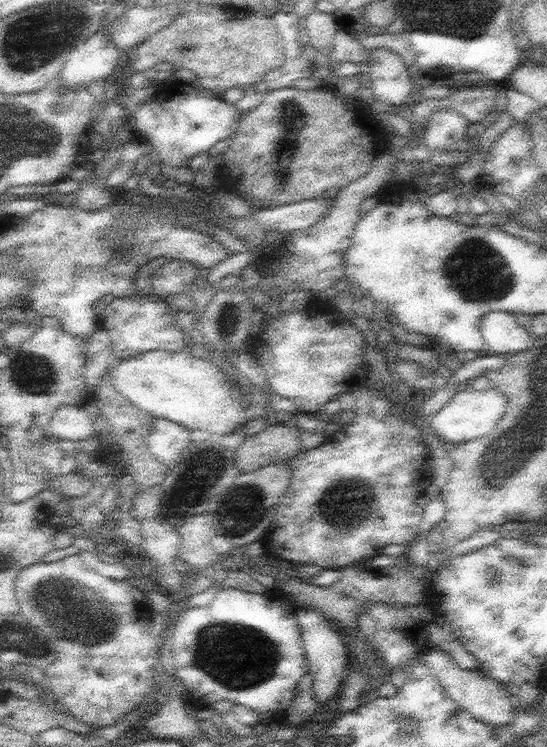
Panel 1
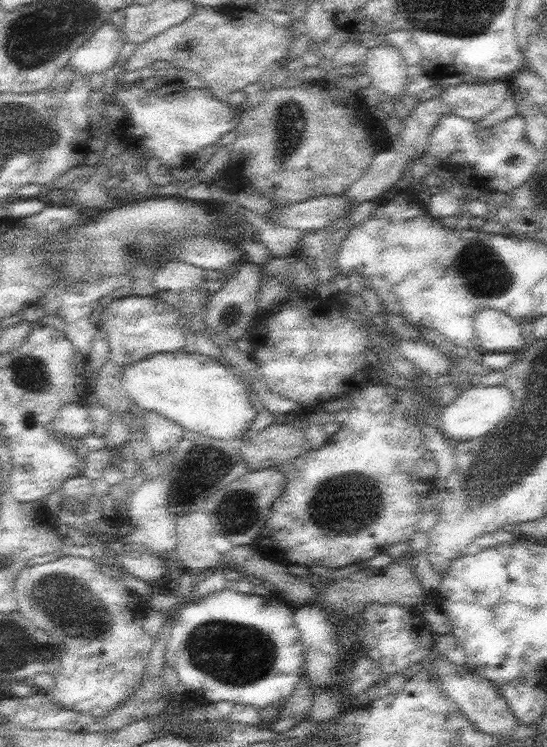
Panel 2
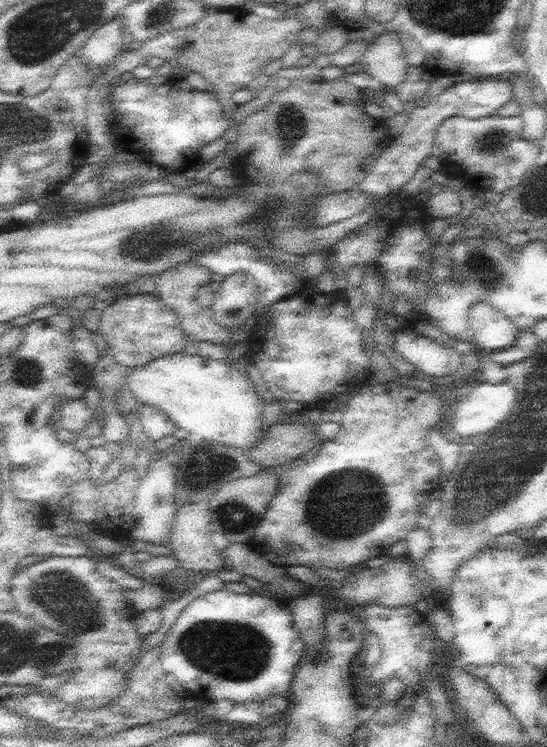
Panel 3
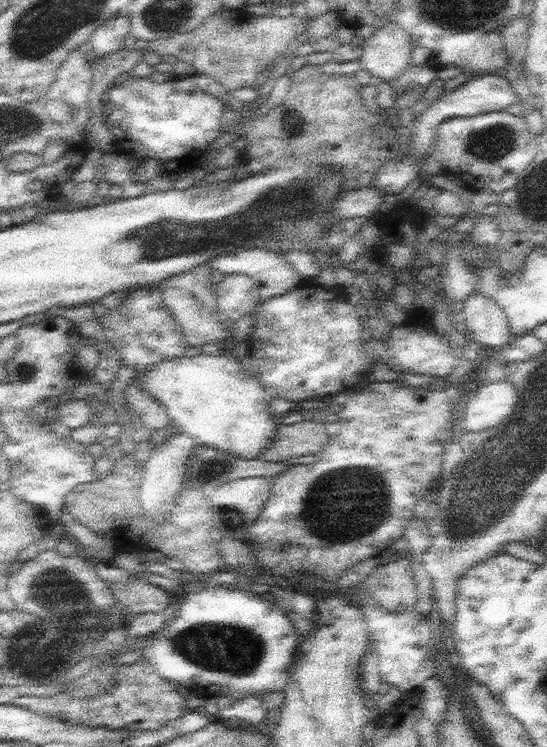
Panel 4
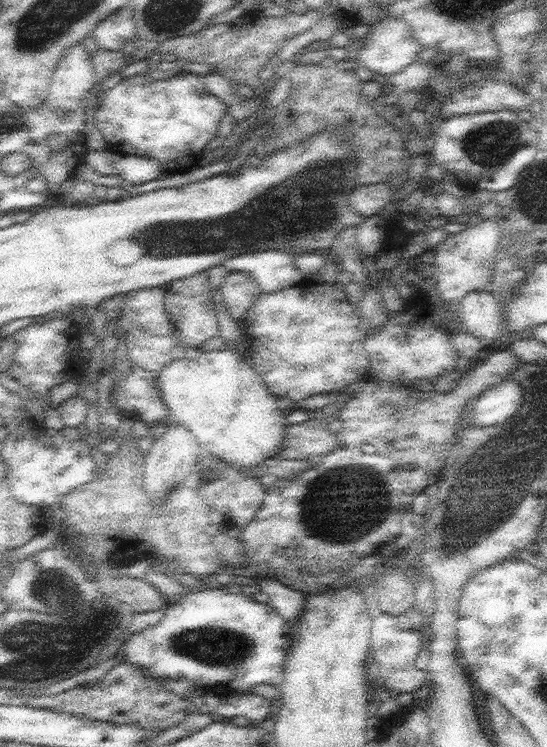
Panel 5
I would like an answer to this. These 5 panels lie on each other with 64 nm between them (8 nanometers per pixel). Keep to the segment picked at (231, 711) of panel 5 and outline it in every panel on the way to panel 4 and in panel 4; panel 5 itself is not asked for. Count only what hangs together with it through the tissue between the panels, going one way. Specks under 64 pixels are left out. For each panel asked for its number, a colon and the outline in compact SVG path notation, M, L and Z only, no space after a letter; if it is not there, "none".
4: M247 696L241 700L235 700L231 706L227 706L223 712L213 712L213 716L225 724L251 724L261 728L263 718L267 716L267 706L261 696Z

